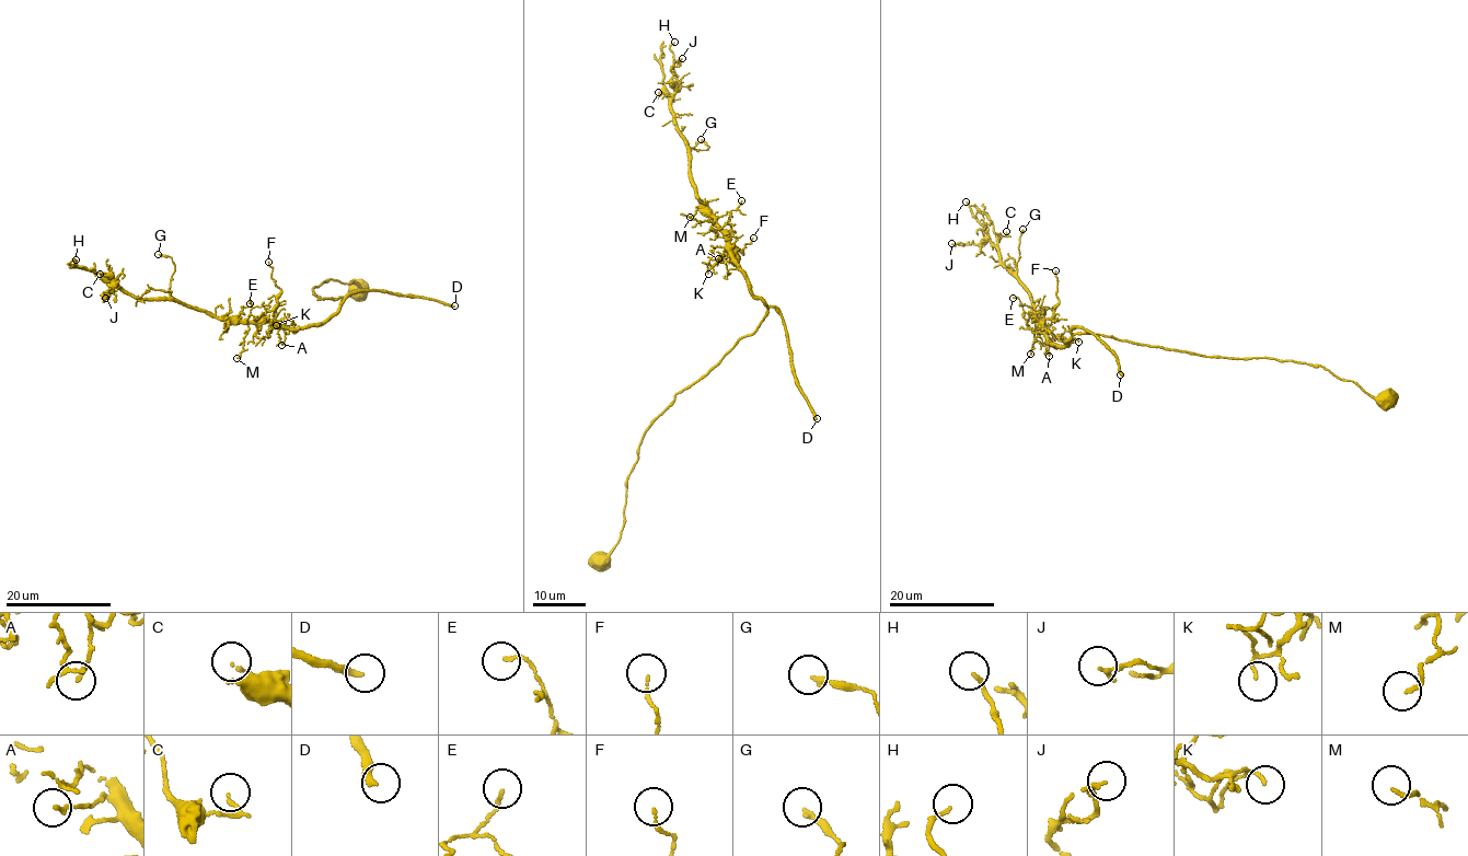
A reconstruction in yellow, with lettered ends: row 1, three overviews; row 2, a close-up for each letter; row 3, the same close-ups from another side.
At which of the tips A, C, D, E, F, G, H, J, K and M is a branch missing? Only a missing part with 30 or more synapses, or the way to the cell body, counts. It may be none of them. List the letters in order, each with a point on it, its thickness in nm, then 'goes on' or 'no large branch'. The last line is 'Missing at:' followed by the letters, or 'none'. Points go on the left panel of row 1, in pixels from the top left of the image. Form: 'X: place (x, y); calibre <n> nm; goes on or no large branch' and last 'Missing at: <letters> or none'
A: place (281, 345); calibre 100 nm; no large branch
C: place (100, 274); calibre 90 nm; no large branch
D: place (454, 305); calibre 280 nm; goes on
E: place (250, 303); calibre 130 nm; no large branch
F: place (268, 262); calibre 100 nm; no large branch
G: place (158, 254); calibre 190 nm; no large branch
H: place (76, 259); calibre 120 nm; no large branch
J: place (105, 298); calibre 180 nm; no large branch
K: place (276, 325); calibre 100 nm; no large branch
M: place (237, 358); calibre 130 nm; no large branch
Missing at: D

